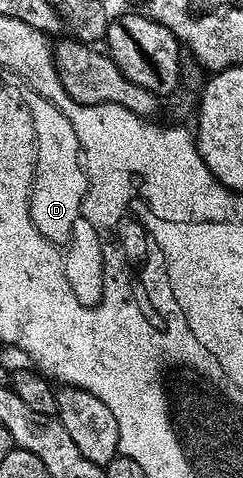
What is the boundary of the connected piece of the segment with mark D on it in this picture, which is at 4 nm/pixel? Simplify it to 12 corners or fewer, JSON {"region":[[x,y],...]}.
{"region":[[25,89],[39,139],[31,211],[55,244],[87,214],[89,171],[74,122]]}

